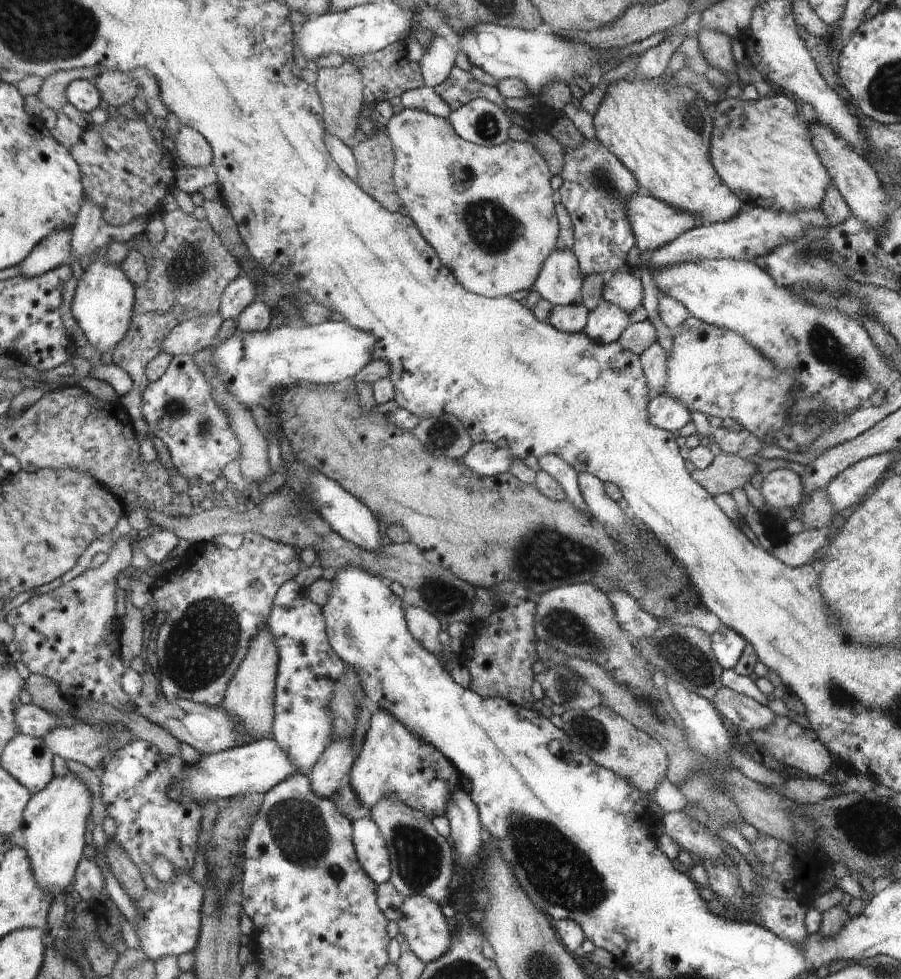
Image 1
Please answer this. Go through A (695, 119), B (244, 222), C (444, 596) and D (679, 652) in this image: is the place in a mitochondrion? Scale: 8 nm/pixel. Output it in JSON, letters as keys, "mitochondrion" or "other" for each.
{"A":"mitochondrion","B":"other","C":"mitochondrion","D":"mitochondrion"}

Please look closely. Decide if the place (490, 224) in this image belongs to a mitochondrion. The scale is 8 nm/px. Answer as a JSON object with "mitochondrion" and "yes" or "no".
{"mitochondrion":"yes"}

